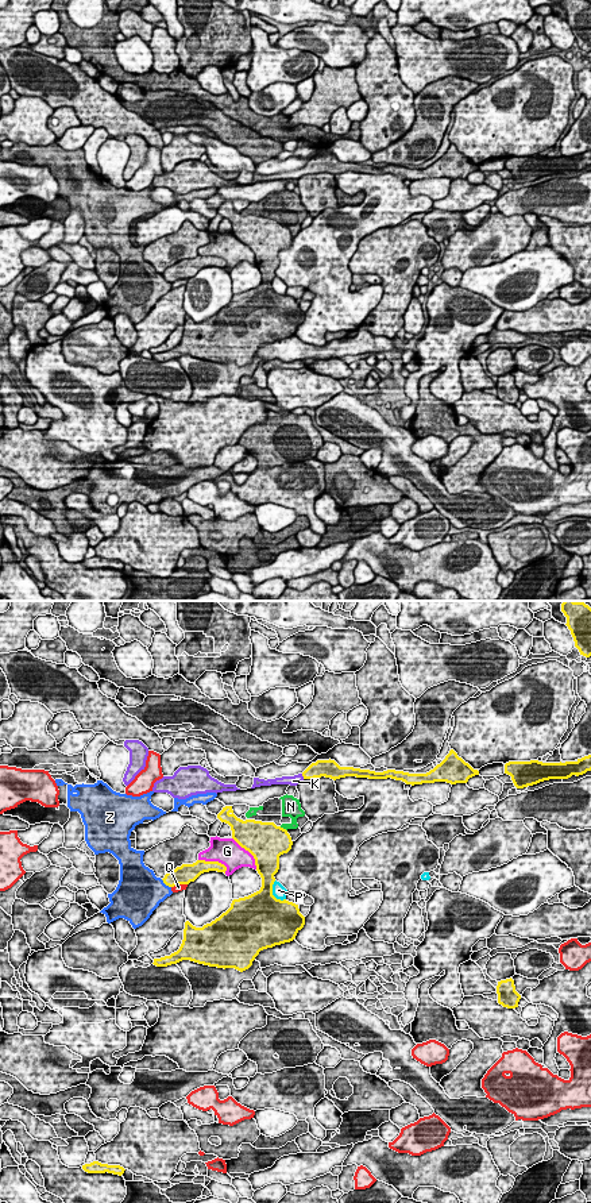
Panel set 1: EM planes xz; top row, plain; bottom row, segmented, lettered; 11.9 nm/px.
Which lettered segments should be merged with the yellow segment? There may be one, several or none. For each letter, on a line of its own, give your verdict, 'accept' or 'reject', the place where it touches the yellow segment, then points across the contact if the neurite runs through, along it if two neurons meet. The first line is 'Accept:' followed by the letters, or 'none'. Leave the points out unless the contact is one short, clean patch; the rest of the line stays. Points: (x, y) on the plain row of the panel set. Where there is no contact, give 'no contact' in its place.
Accept: K
G: reject; contact xz (248, 246)
K: accept; contact xz (302, 170); way xz (320, 164), (302, 170), (293, 176)
N: reject; contact xz (282, 223)
P: reject; contact xz (271, 288)
Q: reject; contact xz (178, 278)
Z: reject; contact xz (166, 280); border xz (161, 274), (170, 282)

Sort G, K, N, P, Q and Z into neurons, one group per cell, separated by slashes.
G / K / N / P / Q / Z

